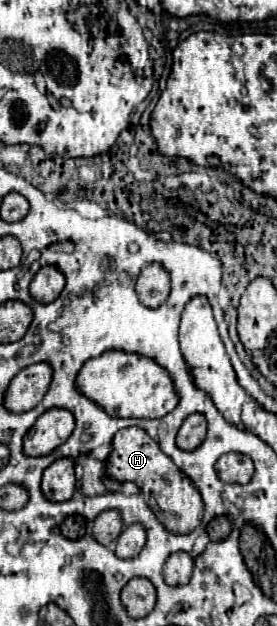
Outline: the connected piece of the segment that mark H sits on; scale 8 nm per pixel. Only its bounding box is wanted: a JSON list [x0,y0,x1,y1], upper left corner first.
[105,427,203,535]

